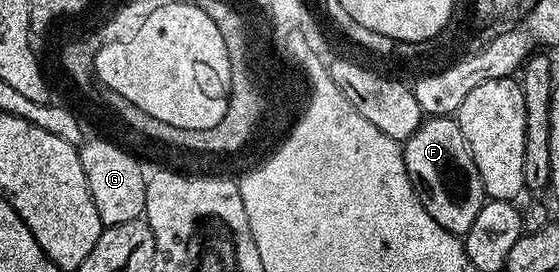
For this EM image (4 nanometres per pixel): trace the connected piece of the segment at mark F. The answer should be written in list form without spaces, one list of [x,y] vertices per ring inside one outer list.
[[[447,116],[422,119],[415,134],[404,141],[403,155],[409,181],[413,183],[413,189],[417,191],[417,197],[421,199],[427,214],[431,214],[431,218],[435,218],[443,230],[464,237],[465,232],[471,230],[471,222],[475,222],[475,214],[479,214],[487,197],[479,170],[456,119]]]

